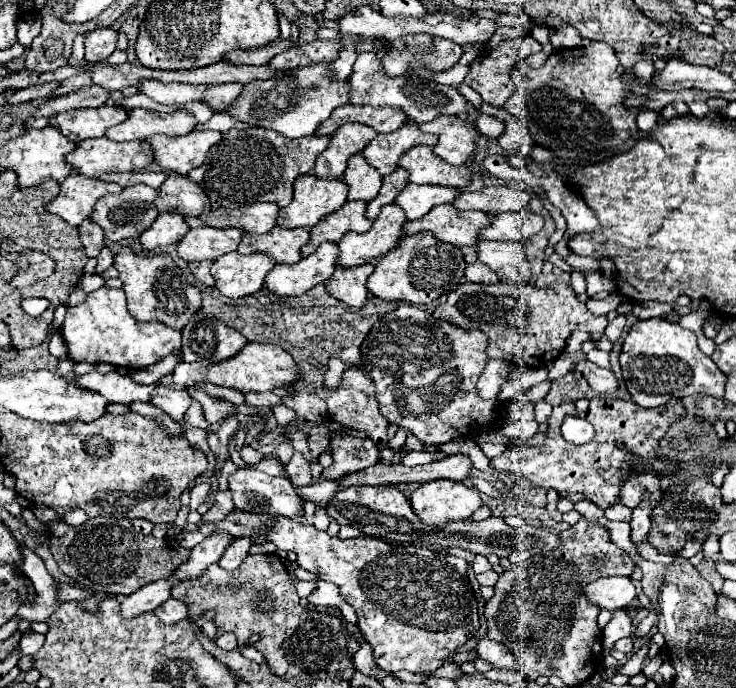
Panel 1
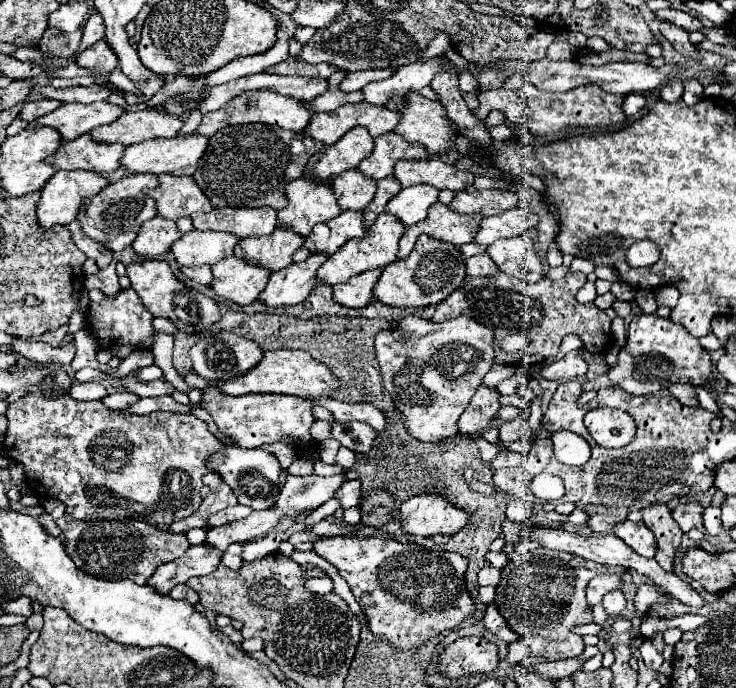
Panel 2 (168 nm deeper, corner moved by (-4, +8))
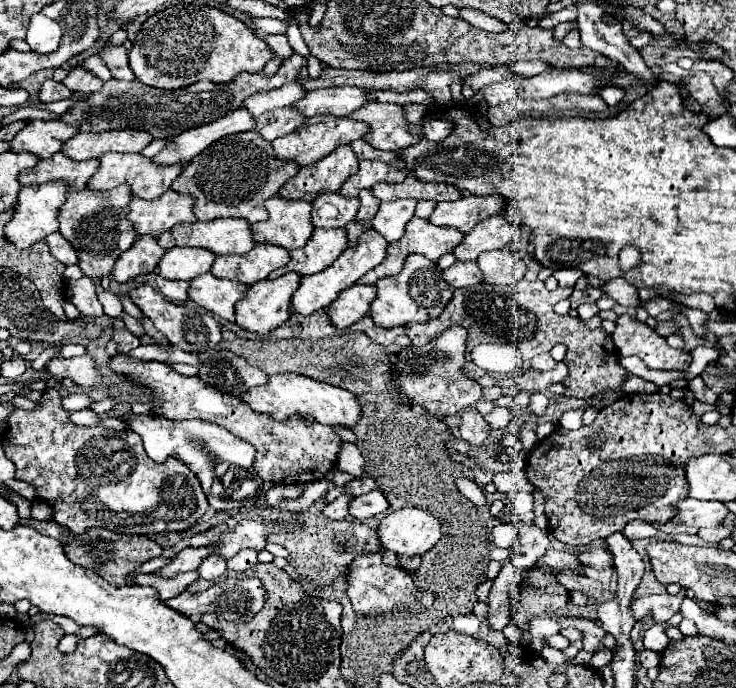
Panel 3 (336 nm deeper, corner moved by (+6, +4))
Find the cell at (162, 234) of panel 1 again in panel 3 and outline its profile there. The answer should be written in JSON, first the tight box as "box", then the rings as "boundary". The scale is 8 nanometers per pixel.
{"box":[114,236,166,282],"boundary":[[[140,236],[130,250],[126,250],[114,266],[114,280],[118,282],[126,282],[134,276],[140,274],[148,274],[158,266],[158,260],[162,258],[162,254],[166,252],[166,248],[162,248],[158,244],[158,240],[154,240],[154,236]]]}

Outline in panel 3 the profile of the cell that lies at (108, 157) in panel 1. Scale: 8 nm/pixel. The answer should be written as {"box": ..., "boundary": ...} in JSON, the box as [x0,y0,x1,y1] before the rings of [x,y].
{"box":[20,152,98,190],"boundary":[[[56,152],[54,156],[40,160],[34,168],[26,168],[20,172],[20,184],[42,184],[48,180],[64,180],[70,190],[86,188],[88,180],[98,170],[98,158],[90,160],[70,160],[64,152]]]}

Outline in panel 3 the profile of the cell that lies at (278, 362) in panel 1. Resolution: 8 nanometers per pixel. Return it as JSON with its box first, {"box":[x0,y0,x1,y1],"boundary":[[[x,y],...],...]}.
{"box":[240,372,360,428],"boundary":[[[294,372],[274,374],[274,376],[268,374],[268,382],[262,388],[252,388],[250,392],[246,392],[246,396],[240,396],[240,400],[244,400],[250,408],[254,408],[258,412],[272,414],[276,420],[284,420],[286,416],[298,412],[298,414],[308,414],[316,422],[326,424],[326,426],[352,428],[360,416],[360,404],[352,392],[338,388],[338,386],[318,382],[310,376],[294,374]]]}

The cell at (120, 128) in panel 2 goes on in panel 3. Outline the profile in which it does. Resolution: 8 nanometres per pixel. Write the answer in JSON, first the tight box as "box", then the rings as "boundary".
{"box":[62,130,154,160],"boundary":[[[114,130],[114,132],[82,132],[62,146],[62,152],[72,160],[100,158],[106,152],[142,152],[154,138],[146,132]]]}

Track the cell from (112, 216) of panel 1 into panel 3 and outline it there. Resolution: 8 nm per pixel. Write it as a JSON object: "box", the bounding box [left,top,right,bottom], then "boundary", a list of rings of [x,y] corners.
{"box":[58,186,138,276],"boundary":[[[118,186],[110,192],[90,192],[84,188],[82,192],[72,192],[66,196],[66,204],[60,208],[58,220],[60,220],[60,232],[70,244],[78,250],[80,256],[80,268],[84,276],[108,276],[114,268],[116,258],[128,250],[134,240],[138,238],[134,232],[134,224],[126,220],[130,204],[130,188]]]}

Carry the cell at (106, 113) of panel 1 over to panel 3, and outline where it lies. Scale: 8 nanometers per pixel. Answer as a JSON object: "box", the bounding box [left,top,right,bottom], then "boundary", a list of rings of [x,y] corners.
{"box":[12,120,78,158],"boundary":[[[32,120],[26,124],[24,130],[20,130],[12,140],[12,152],[34,152],[40,158],[50,158],[54,152],[62,148],[72,136],[78,134],[78,128],[70,128],[70,124],[62,124],[62,120],[56,122],[44,122],[44,120]]]}

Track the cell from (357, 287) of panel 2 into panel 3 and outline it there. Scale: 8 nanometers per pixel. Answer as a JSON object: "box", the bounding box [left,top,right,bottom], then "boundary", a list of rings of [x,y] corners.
{"box":[326,284,376,328],"boundary":[[[354,284],[338,294],[338,300],[326,308],[330,322],[336,328],[348,328],[350,324],[358,322],[362,316],[368,314],[370,302],[376,296],[374,284]]]}

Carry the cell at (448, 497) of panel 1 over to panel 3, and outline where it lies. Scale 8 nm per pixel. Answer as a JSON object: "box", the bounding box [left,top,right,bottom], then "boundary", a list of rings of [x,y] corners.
{"box":[376,508,442,556],"boundary":[[[400,508],[400,510],[394,510],[392,514],[382,518],[382,522],[380,522],[376,532],[378,532],[378,540],[380,540],[382,548],[384,550],[392,550],[398,556],[402,556],[402,554],[408,554],[408,556],[424,554],[430,548],[434,548],[436,542],[442,536],[440,522],[434,516],[430,516],[430,512],[426,512],[422,508]]]}

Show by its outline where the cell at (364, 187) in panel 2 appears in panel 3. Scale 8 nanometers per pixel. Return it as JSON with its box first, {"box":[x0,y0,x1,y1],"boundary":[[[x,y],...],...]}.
{"box":[312,192,358,228],"boundary":[[[324,192],[312,200],[312,222],[316,228],[342,228],[354,220],[358,198],[346,198],[340,192]]]}

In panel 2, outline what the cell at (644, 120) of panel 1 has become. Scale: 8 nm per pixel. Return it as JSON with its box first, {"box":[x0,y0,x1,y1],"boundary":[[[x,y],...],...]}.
{"box":[624,92,644,116],"boundary":[[[640,92],[628,94],[628,96],[624,98],[624,112],[626,112],[628,116],[638,114],[638,112],[642,110],[642,106],[644,106],[644,94],[640,94]]]}

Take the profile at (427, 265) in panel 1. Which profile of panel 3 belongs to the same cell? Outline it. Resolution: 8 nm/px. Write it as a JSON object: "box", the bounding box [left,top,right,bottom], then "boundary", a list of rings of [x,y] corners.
{"box":[370,254,454,328],"boundary":[[[410,254],[406,258],[404,268],[396,276],[386,276],[384,280],[376,282],[378,296],[370,304],[370,316],[374,322],[382,328],[394,328],[394,326],[406,326],[410,322],[426,322],[430,318],[440,316],[448,300],[452,298],[454,288],[442,280],[442,270],[434,260],[426,260],[426,256]]]}

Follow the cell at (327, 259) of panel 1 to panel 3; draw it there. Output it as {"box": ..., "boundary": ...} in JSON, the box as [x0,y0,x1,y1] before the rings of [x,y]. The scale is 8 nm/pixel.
{"box":[236,272,300,334],"boundary":[[[286,272],[280,278],[274,280],[260,280],[254,286],[250,286],[248,294],[244,300],[240,300],[236,304],[236,324],[240,328],[258,332],[258,334],[268,334],[270,330],[278,328],[280,324],[284,324],[290,318],[290,302],[292,302],[292,294],[300,288],[300,278],[298,272]]]}

